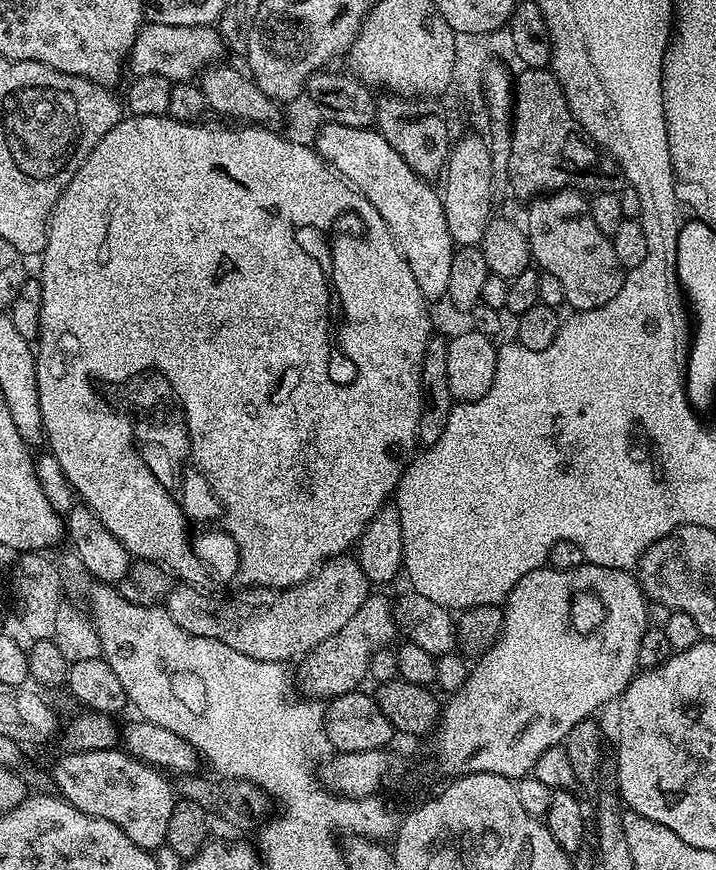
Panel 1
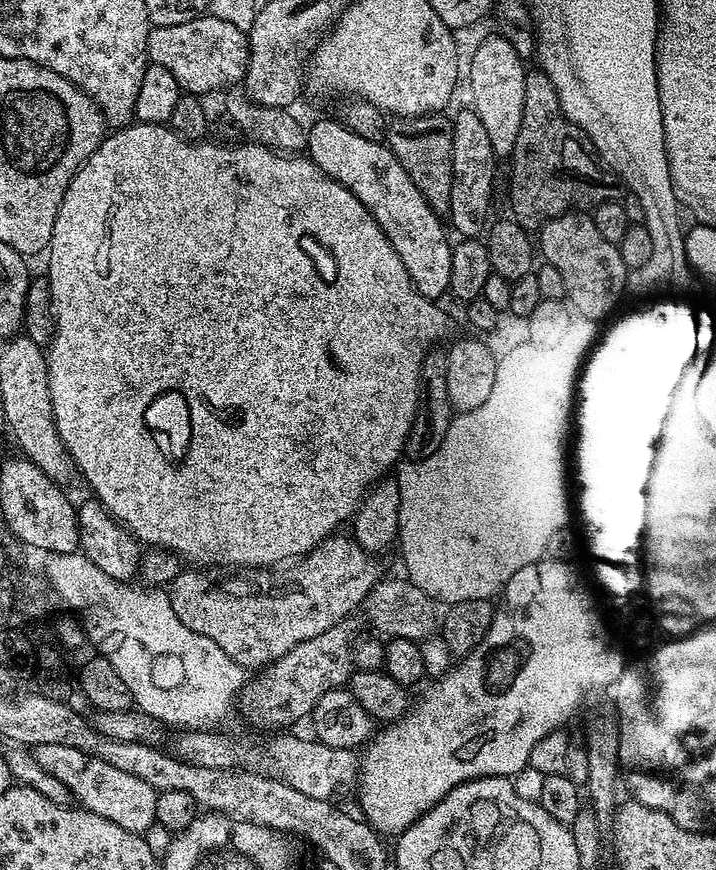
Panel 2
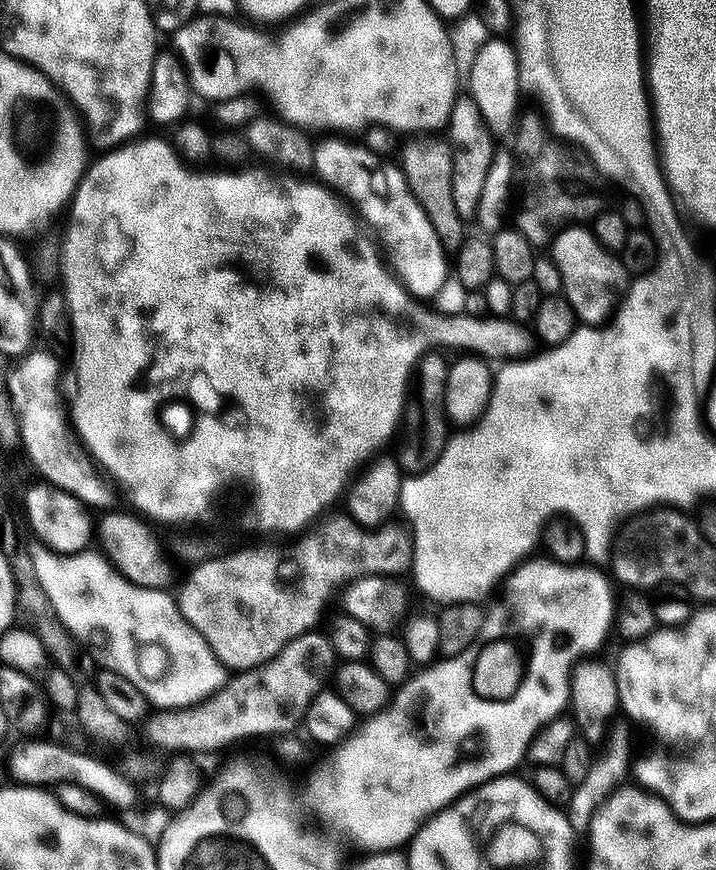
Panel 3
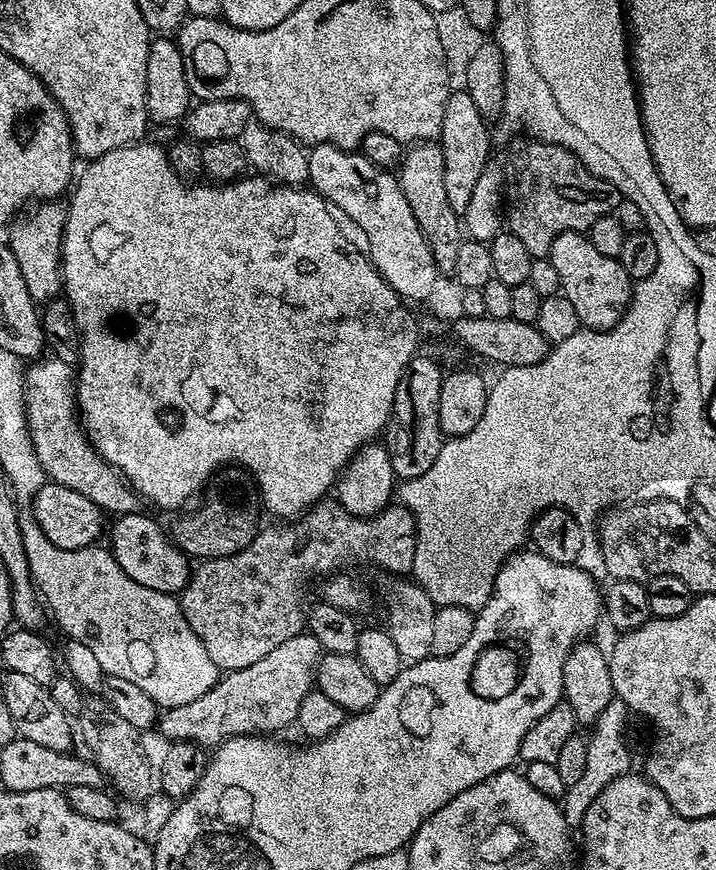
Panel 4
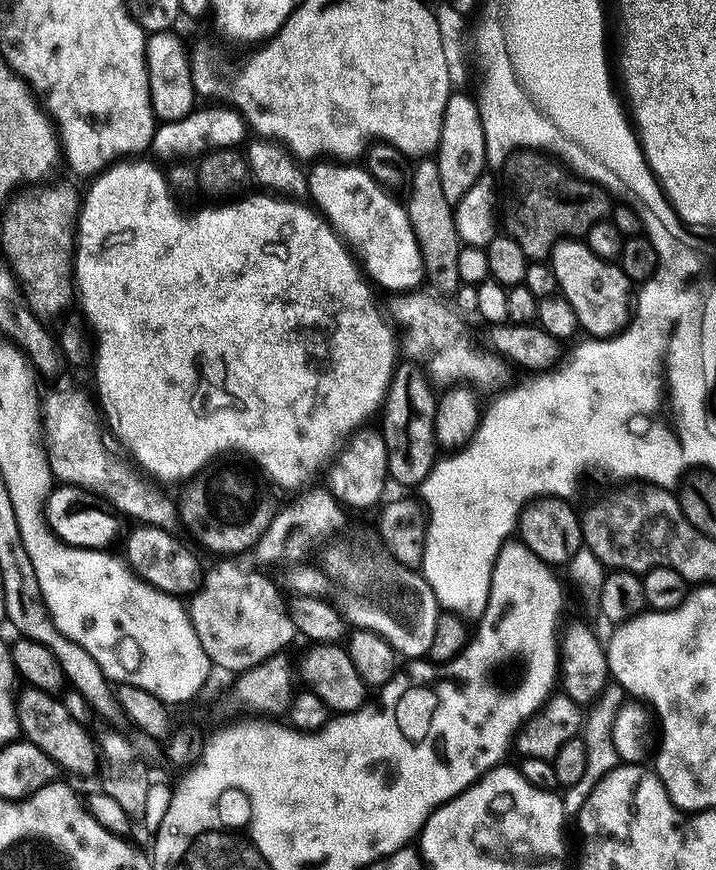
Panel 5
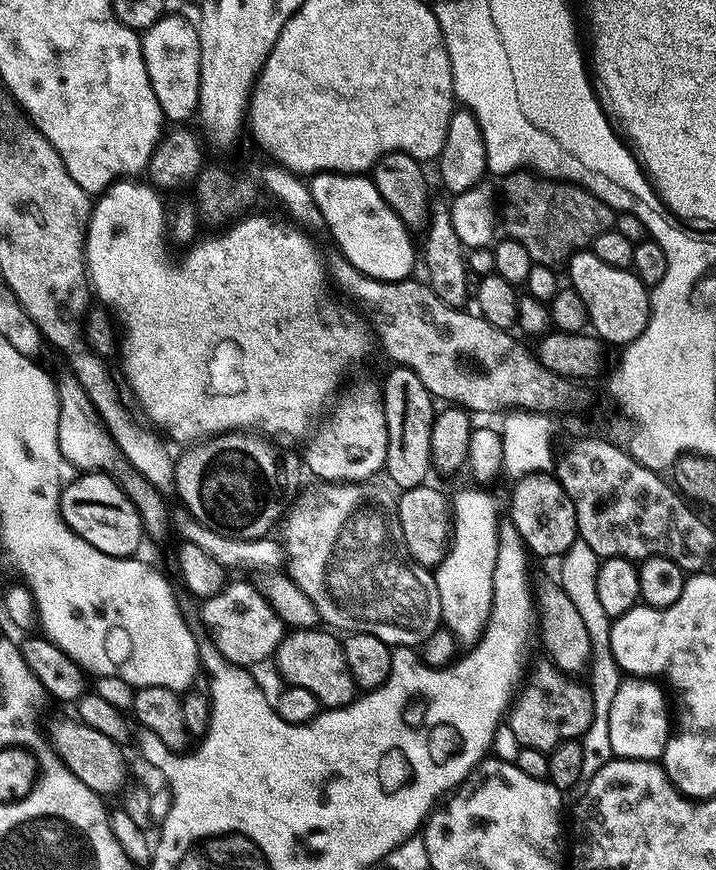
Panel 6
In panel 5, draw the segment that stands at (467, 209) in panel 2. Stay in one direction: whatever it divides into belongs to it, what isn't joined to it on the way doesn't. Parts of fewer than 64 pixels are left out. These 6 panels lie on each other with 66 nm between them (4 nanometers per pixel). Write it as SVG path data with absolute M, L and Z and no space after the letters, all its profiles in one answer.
M456 90L446 102L446 110L442 118L442 134L434 153L438 166L438 179L442 181L442 190L446 194L446 202L456 205L463 195L486 172L486 134L482 130L480 106L475 99L467 96L467 91Z

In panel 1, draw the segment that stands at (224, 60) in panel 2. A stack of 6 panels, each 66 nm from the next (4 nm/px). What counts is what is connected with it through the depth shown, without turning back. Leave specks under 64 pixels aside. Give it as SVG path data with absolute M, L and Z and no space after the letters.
M145 23L128 52L127 67L133 77L158 74L173 82L191 81L202 69L215 65L223 57L220 55L224 52L224 44L216 30L212 26L191 28Z

